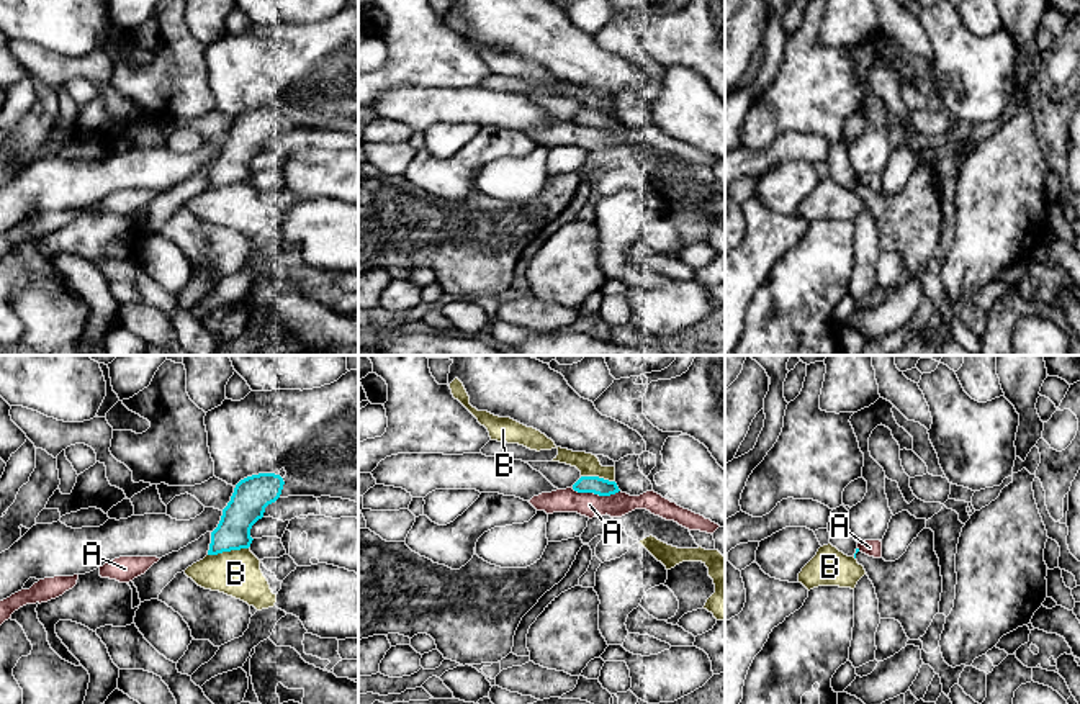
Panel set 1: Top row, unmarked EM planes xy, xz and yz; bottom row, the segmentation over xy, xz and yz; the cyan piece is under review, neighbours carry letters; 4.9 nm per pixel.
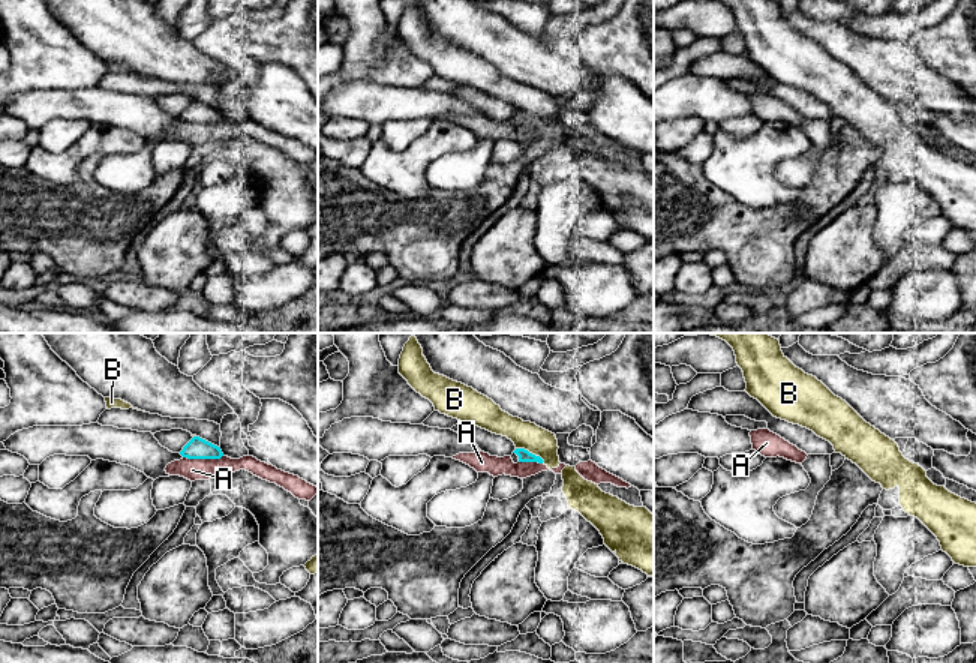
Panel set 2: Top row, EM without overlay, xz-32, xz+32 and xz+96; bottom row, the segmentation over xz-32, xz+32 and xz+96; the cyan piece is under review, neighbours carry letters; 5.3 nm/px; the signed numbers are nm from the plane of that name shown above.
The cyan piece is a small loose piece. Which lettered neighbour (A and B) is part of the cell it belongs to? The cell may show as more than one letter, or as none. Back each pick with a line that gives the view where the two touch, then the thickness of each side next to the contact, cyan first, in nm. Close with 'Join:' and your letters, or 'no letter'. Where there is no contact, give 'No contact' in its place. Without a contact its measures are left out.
Join: no letter

